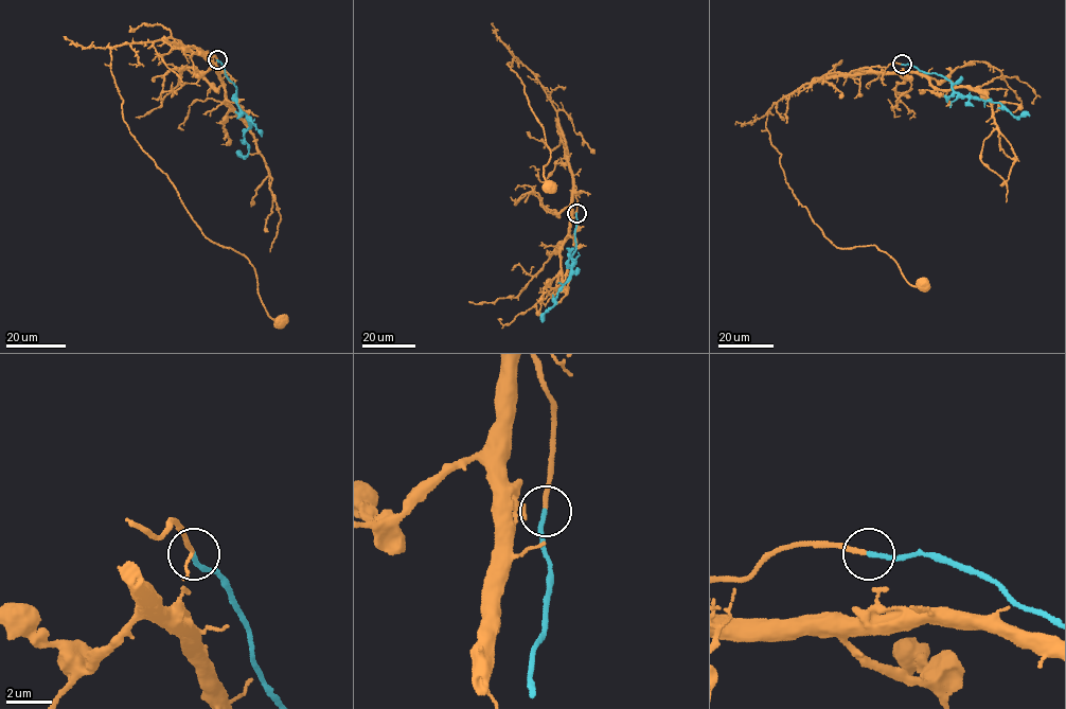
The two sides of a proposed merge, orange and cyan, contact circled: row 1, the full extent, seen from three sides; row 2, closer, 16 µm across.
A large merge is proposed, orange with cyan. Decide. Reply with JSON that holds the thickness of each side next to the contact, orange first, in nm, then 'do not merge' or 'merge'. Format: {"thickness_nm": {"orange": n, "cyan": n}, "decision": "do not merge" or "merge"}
{"thickness_nm": {"orange": 150, "cyan": 200}, "decision": "merge"}

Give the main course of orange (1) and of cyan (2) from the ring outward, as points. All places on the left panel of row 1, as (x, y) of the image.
1: (217, 59), (164, 37), (117, 45), (110, 54), (129, 131), (202, 234), (249, 261), (262, 303), (280, 322)
2: (217, 59), (236, 89), (236, 104), (250, 124), (244, 133), (249, 151), (246, 156), (240, 154), (242, 157)

